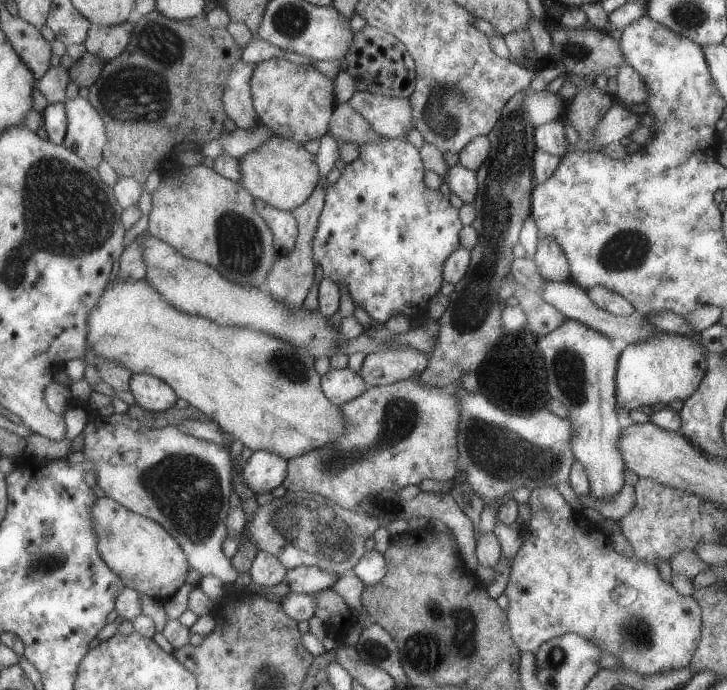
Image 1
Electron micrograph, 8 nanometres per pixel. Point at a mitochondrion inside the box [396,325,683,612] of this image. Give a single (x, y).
(492, 448)

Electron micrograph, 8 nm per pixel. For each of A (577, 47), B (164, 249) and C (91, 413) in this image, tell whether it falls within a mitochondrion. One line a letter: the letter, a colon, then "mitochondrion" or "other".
A: mitochondrion
B: other
C: other

